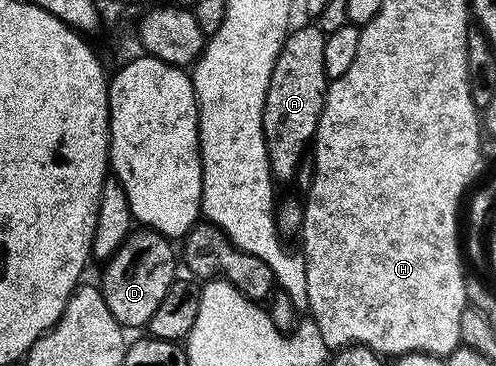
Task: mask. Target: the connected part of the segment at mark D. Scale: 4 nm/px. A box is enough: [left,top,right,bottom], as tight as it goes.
[100,228,176,328]

